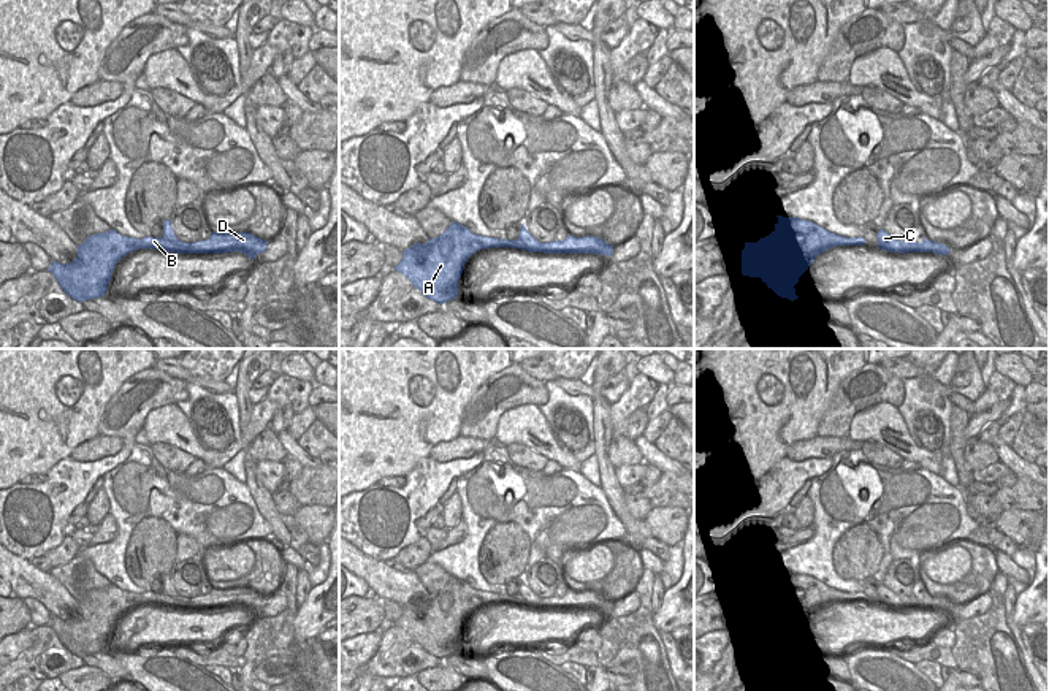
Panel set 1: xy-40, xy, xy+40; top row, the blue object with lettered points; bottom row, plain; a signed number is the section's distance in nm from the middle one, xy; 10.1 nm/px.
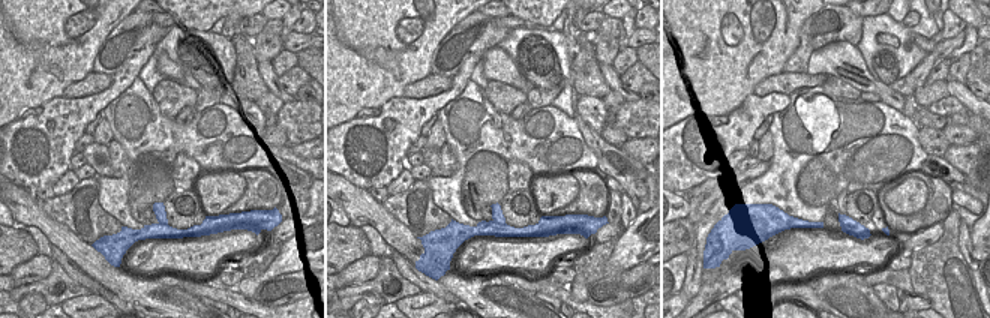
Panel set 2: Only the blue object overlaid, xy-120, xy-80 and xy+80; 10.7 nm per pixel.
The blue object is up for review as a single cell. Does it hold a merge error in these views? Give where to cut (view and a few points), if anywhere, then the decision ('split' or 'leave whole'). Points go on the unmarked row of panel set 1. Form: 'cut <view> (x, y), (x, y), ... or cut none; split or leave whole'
cut xy-40 (164, 591), (178, 596); split

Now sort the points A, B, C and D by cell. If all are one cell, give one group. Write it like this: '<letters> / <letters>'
A B D / C

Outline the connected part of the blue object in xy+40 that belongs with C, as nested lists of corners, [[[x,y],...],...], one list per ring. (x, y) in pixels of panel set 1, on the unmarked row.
[[[883,583],[876,590],[878,593],[878,602],[887,607],[898,607],[905,609],[906,605],[902,602],[905,596],[898,596],[889,588],[886,588]]]

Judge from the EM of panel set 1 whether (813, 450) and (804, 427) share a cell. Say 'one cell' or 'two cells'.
two cells

